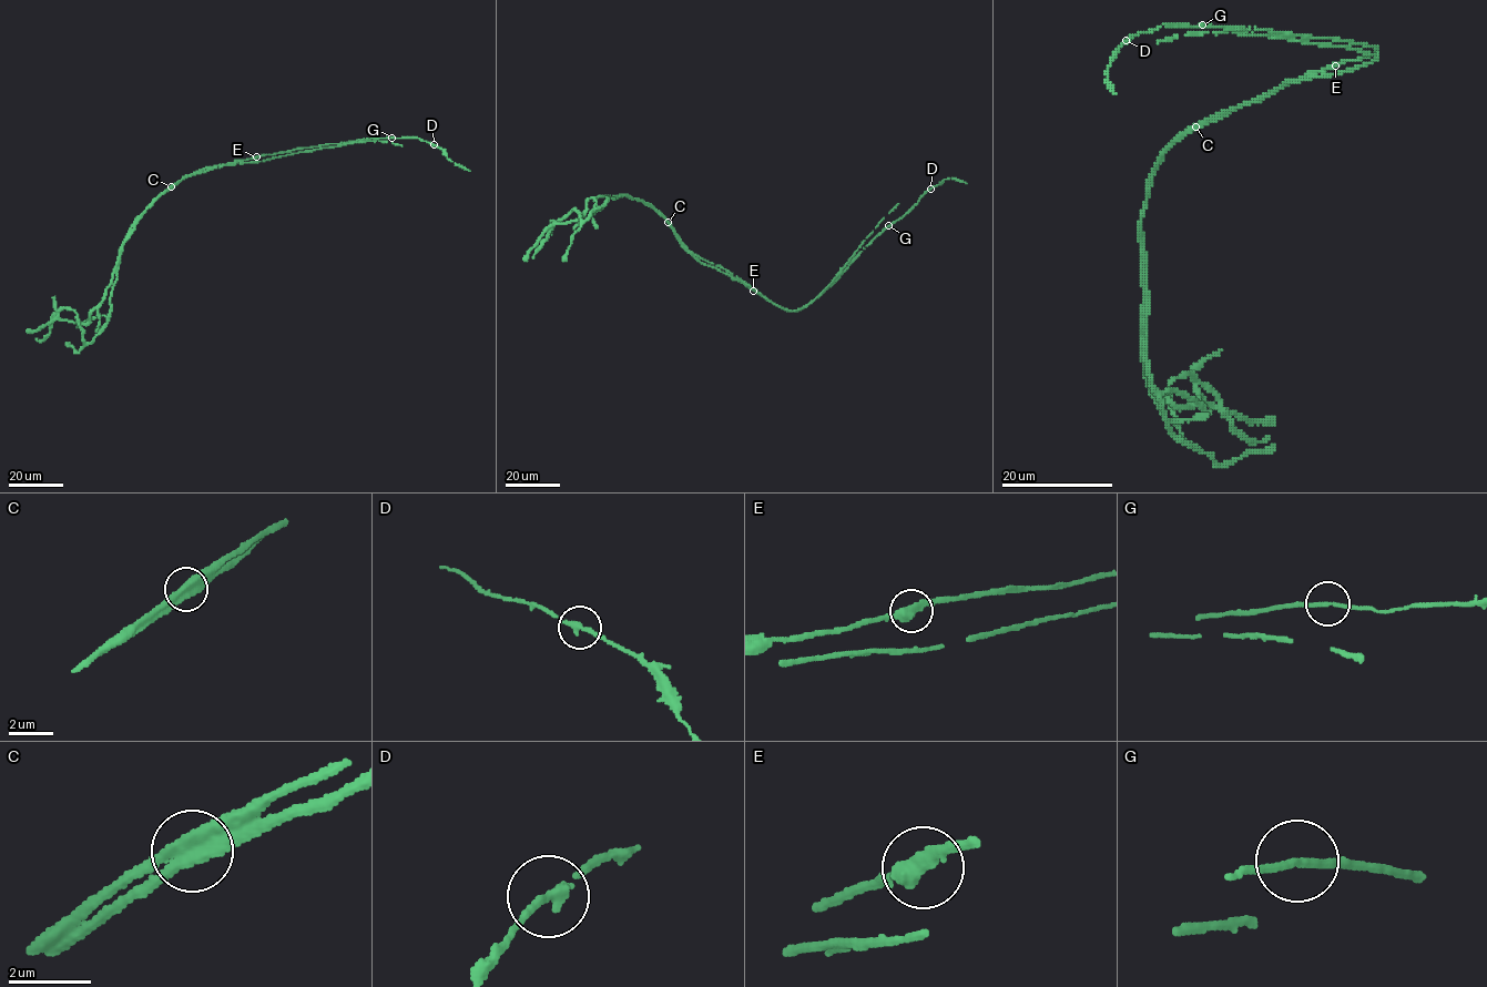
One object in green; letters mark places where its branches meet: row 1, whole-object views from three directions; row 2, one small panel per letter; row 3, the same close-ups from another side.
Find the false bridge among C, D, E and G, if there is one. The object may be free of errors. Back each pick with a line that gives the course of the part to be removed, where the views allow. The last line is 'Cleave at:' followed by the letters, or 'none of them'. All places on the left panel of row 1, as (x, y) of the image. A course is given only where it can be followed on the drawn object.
C: course (171, 186), (183, 176), (205, 169), (293, 150), (366, 139), (417, 136), (440, 148), (451, 162), (469, 171)
Cleave at: C

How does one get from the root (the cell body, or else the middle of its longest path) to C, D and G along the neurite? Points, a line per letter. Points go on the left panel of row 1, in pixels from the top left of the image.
C: (212, 168), (201, 169), (171, 186)
D: (212, 168), (364, 139), (417, 136), (434, 144)
G: (212, 168), (293, 150), (391, 136)

